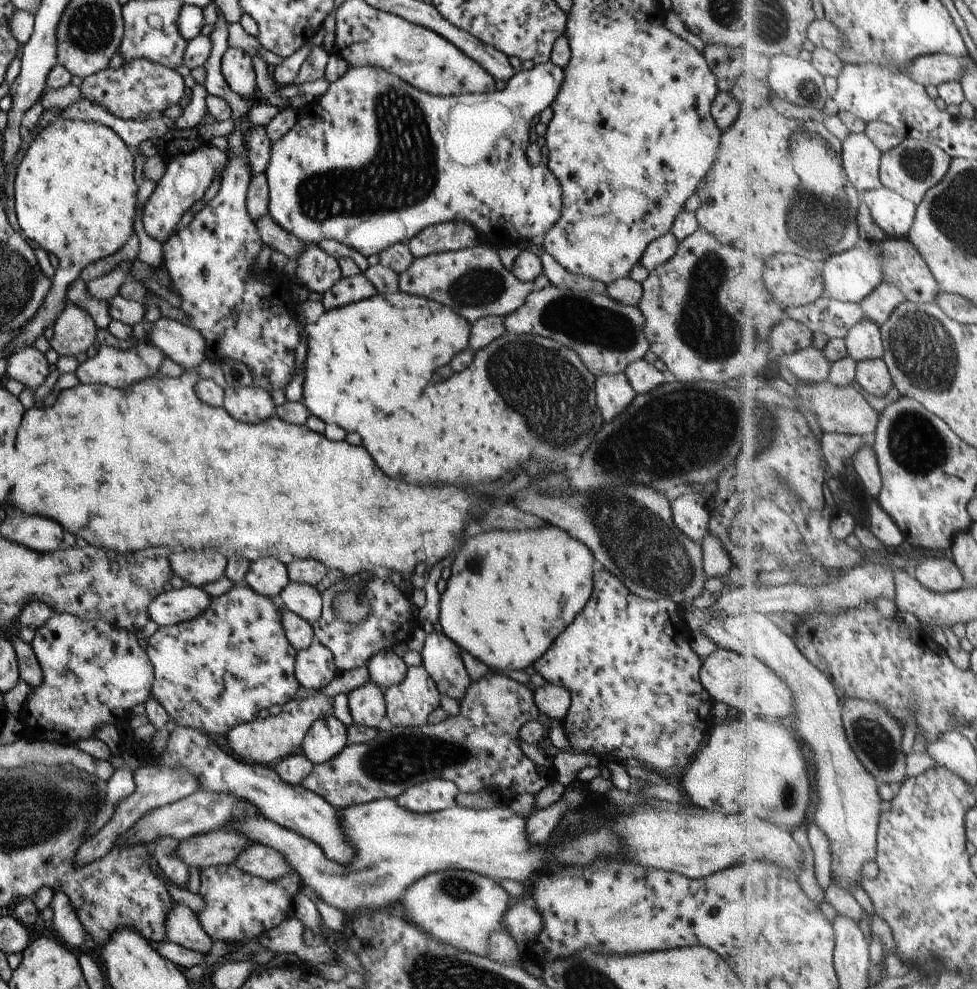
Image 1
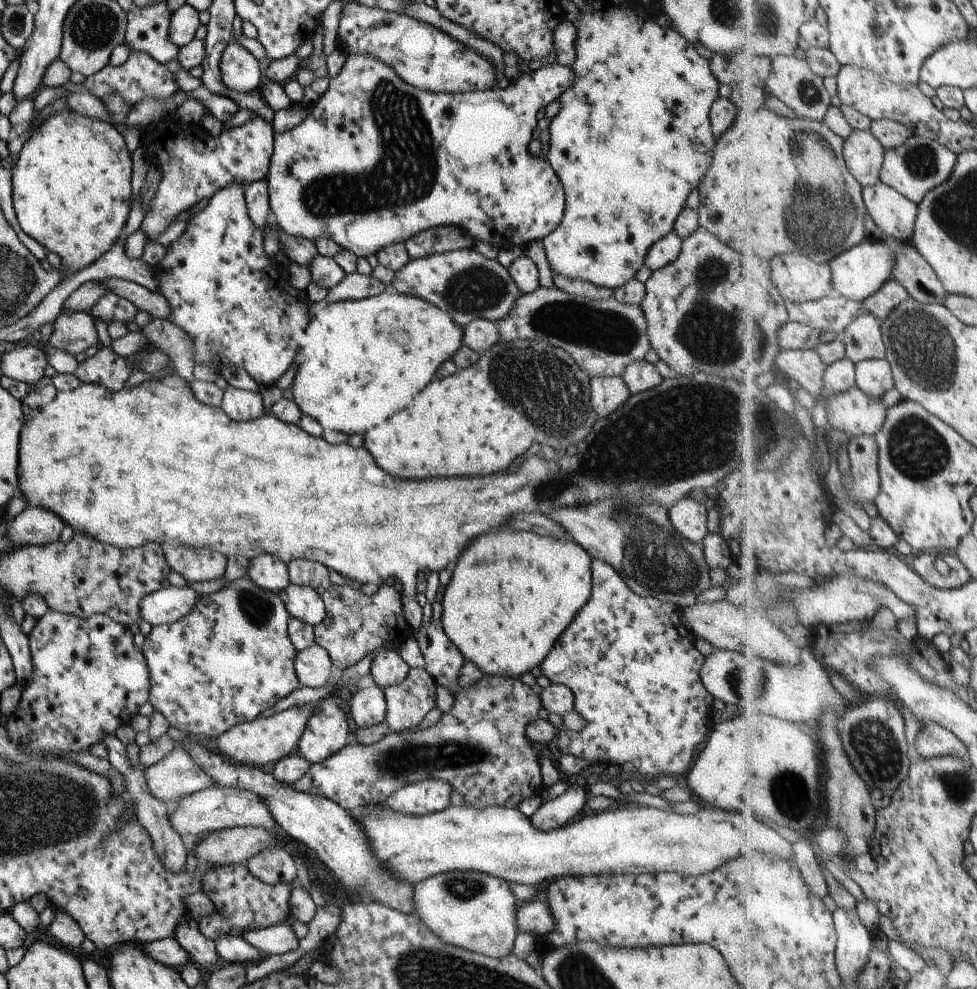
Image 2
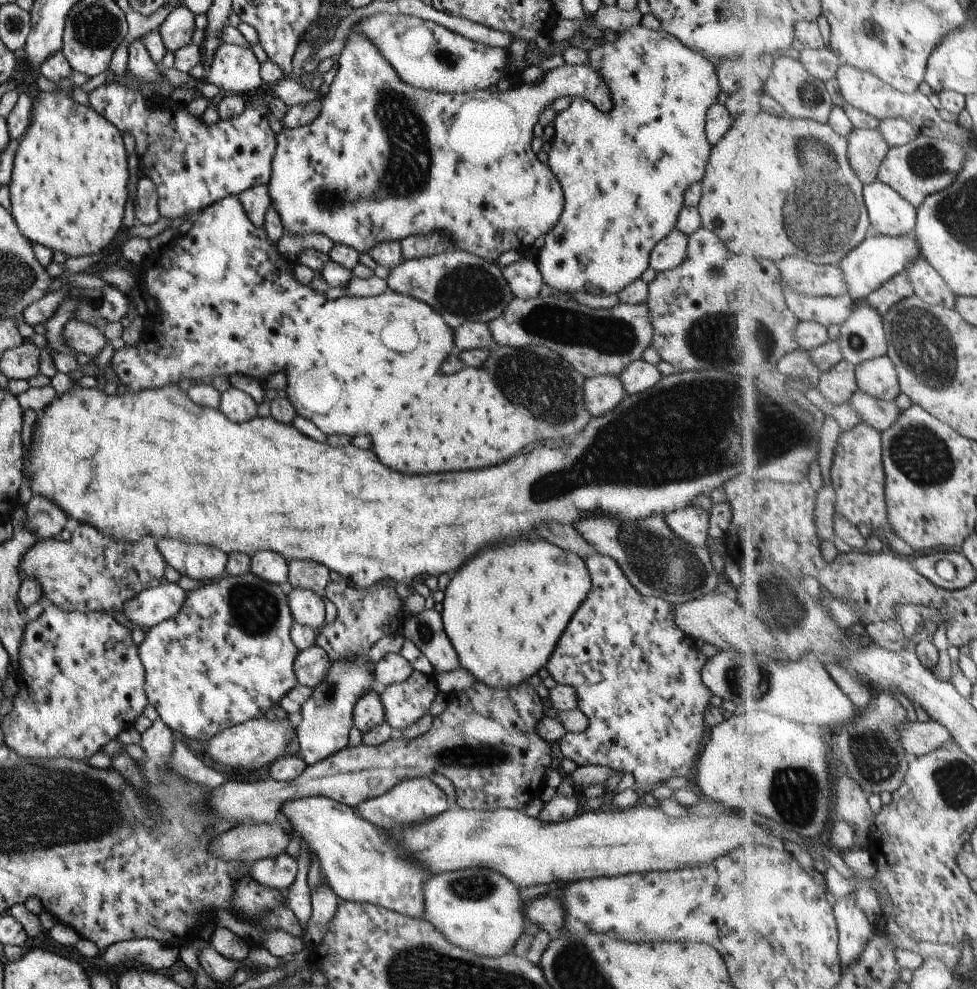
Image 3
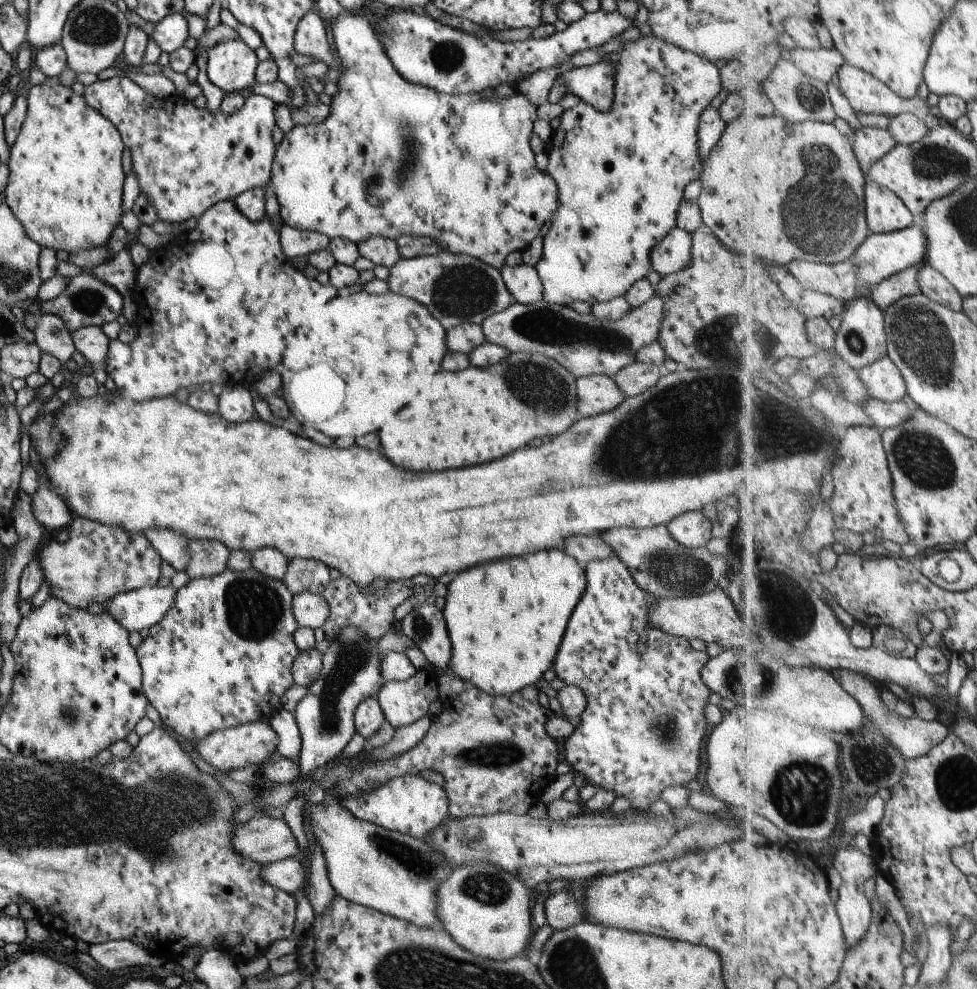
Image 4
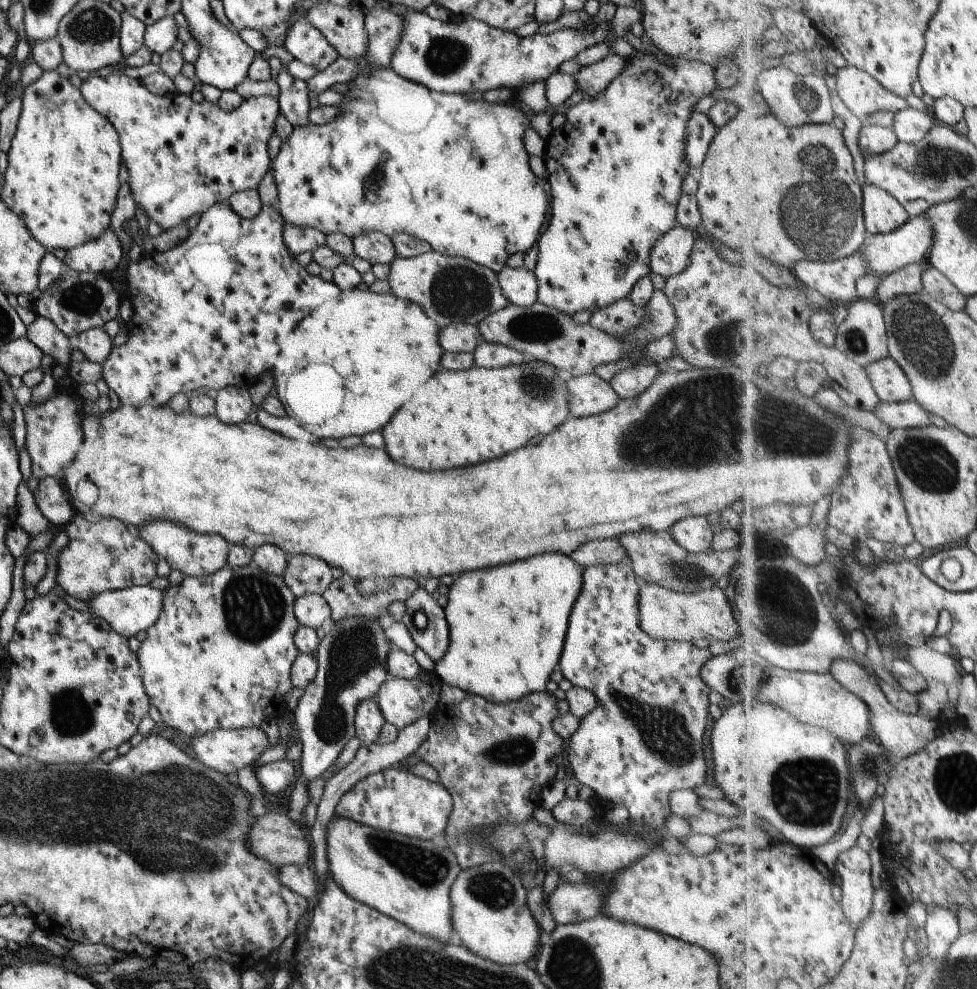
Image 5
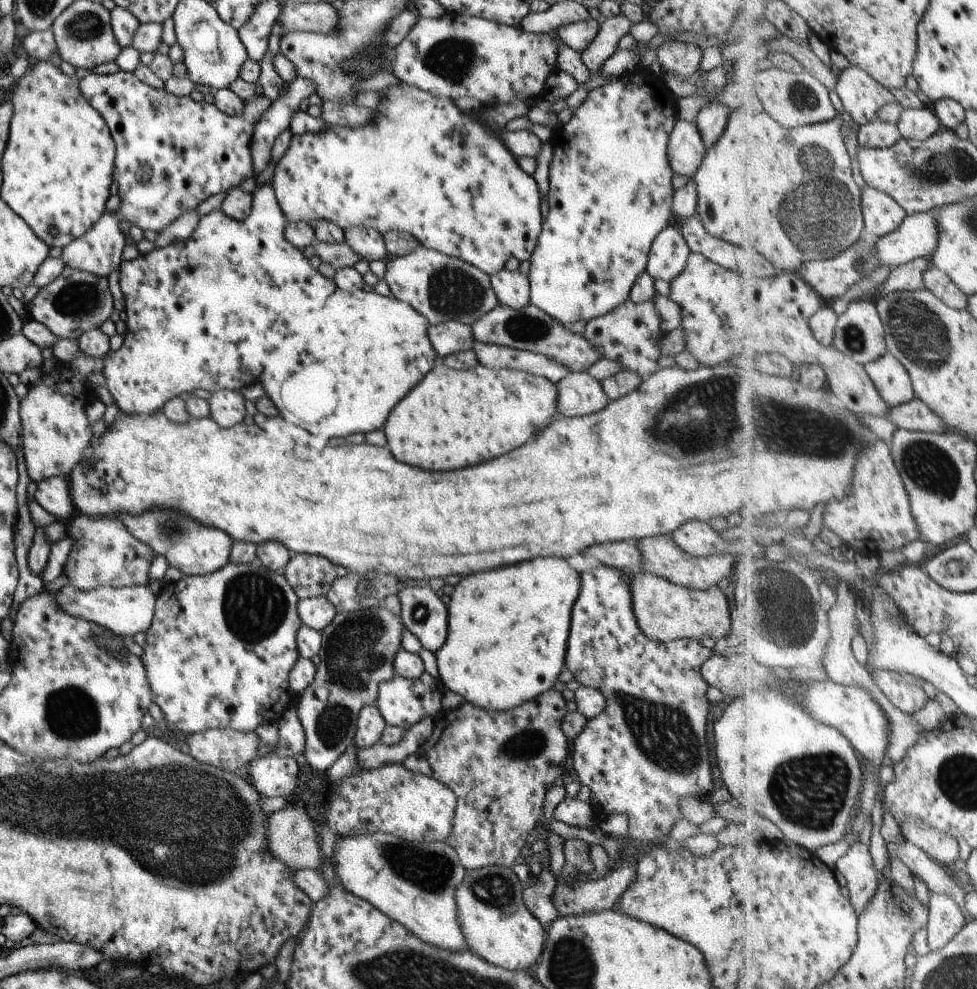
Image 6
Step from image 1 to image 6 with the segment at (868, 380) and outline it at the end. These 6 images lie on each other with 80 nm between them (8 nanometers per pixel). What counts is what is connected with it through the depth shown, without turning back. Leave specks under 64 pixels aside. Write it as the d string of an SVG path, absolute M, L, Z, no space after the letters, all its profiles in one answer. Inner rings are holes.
M887 352L882 358L877 358L864 367L877 391L891 408L916 398L910 372L895 354Z

